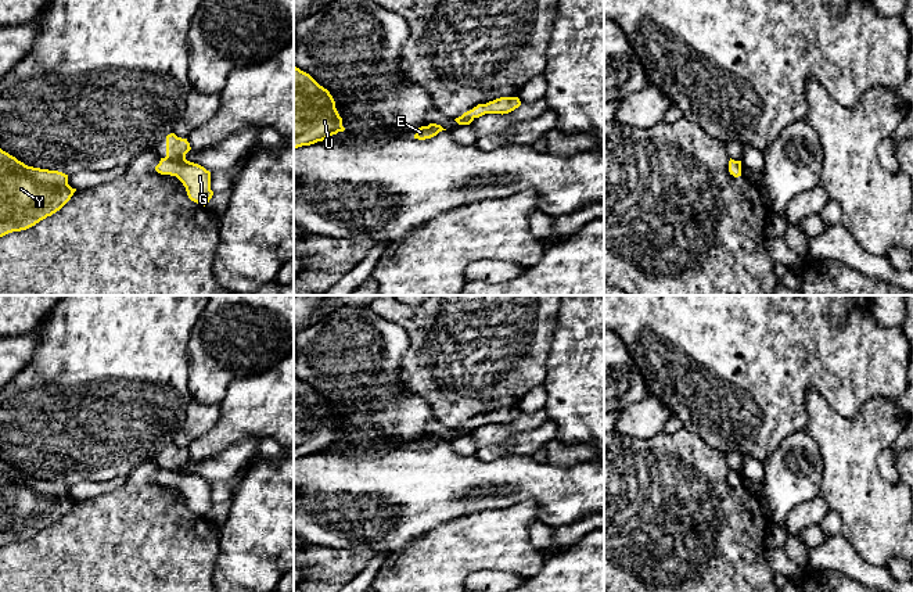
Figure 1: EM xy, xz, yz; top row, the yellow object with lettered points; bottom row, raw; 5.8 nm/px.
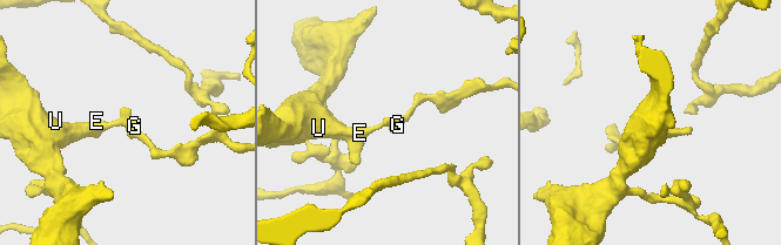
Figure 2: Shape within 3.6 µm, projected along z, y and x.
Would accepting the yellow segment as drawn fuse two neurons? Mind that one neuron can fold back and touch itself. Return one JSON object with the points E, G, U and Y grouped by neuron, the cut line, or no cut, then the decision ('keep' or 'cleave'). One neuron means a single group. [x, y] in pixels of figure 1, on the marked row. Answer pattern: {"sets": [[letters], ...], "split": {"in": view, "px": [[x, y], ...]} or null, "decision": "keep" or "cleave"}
{"sets": [["E", "G", "U", "Y"]], "split": null, "decision": "keep"}

